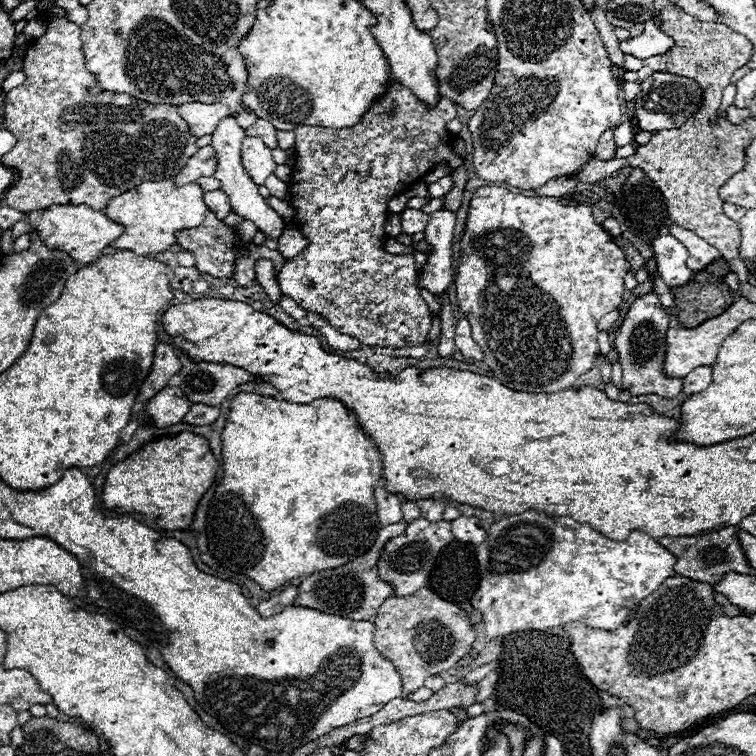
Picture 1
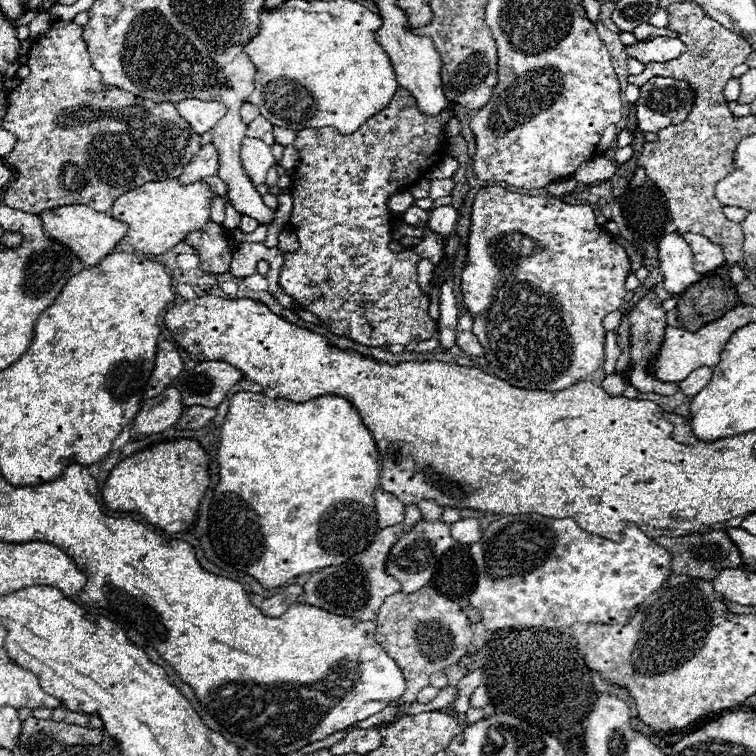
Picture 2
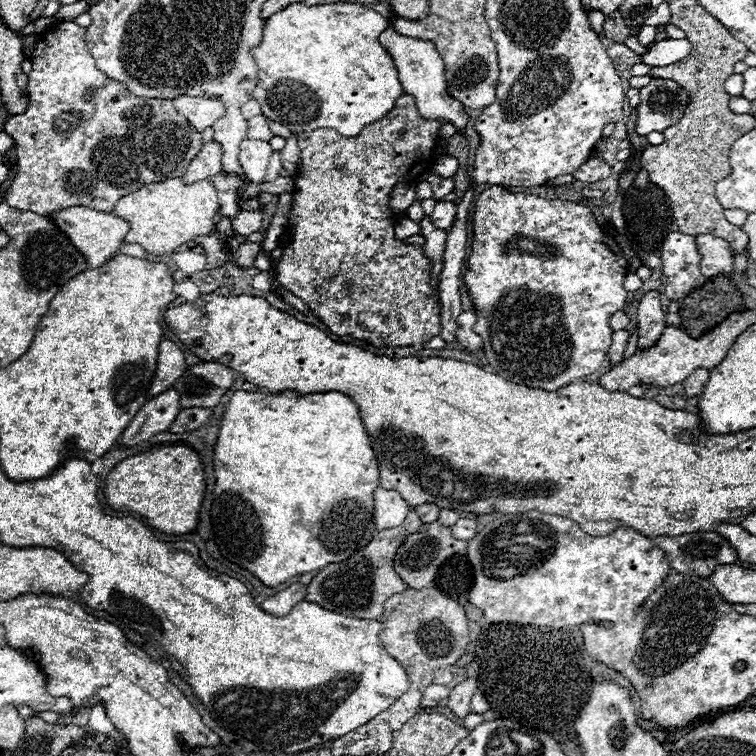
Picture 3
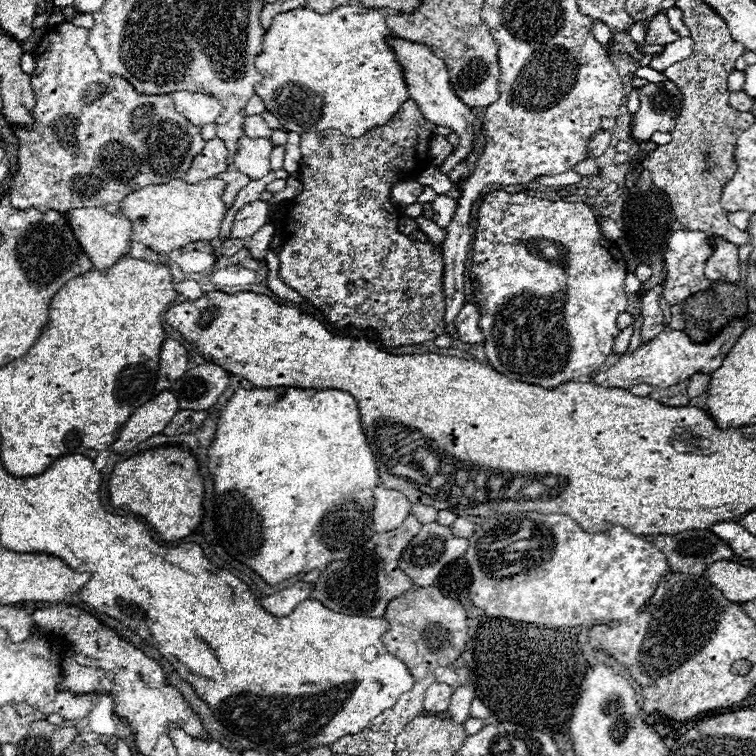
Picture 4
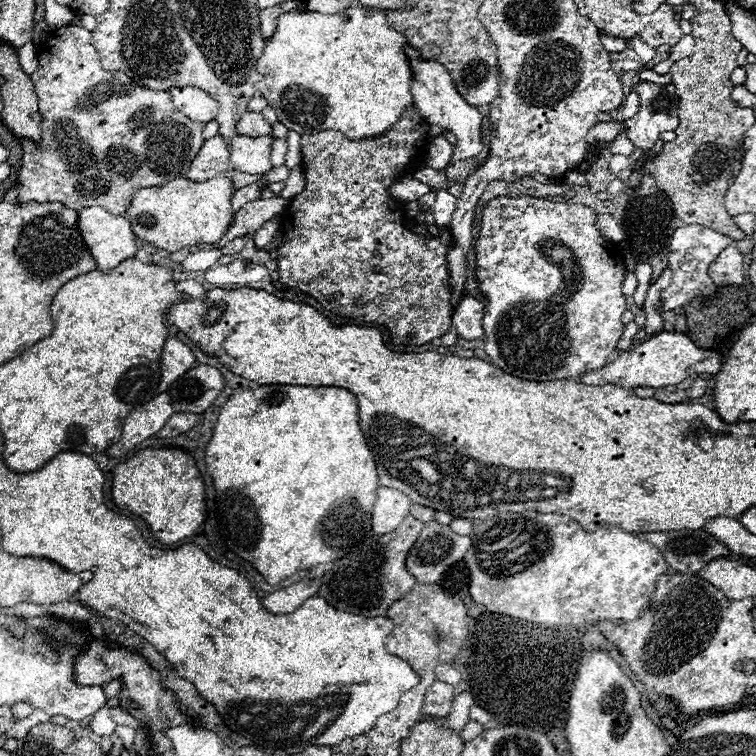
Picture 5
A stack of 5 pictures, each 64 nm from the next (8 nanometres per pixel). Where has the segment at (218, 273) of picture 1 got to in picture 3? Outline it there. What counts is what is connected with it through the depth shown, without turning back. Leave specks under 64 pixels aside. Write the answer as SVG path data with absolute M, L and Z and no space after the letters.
M214 230L208 236L196 236L194 238L196 244L200 244L204 248L204 256L206 256L206 268L208 270L216 270L220 266L224 266L224 262L228 260L228 252L226 252L226 242L220 240L220 232Z

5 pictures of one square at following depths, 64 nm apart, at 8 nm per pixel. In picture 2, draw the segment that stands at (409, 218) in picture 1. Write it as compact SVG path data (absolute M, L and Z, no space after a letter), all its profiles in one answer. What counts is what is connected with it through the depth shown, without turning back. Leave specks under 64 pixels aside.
M410 206L404 214L402 214L402 220L404 224L412 226L412 228L424 228L426 222L428 222L428 212L418 208L418 206Z

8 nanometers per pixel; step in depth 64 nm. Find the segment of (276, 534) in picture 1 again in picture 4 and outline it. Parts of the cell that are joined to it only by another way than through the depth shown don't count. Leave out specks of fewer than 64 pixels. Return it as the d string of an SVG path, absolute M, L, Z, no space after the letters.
M238 388L234 396L228 400L224 410L220 412L218 418L218 428L216 436L208 448L208 466L214 478L214 524L216 524L216 534L222 542L222 548L236 558L238 562L246 564L252 568L266 584L274 586L284 580L288 580L294 574L306 574L314 568L324 568L334 560L344 560L350 556L354 550L364 546L372 536L372 506L374 506L374 488L378 486L378 468L376 468L376 458L368 446L368 440L364 436L362 424L360 424L360 412L356 400L342 392L342 390L298 390L298 388L264 388L264 390L244 390Z

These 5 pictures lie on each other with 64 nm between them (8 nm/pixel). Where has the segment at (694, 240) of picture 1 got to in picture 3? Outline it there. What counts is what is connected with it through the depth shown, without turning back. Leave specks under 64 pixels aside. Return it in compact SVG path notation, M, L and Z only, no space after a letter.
M700 234L700 236L696 236L696 246L702 256L702 260L700 260L702 276L706 276L706 278L716 276L716 274L726 274L730 278L734 276L734 272L732 272L734 256L732 256L730 244L726 244L726 240L708 236L708 234Z

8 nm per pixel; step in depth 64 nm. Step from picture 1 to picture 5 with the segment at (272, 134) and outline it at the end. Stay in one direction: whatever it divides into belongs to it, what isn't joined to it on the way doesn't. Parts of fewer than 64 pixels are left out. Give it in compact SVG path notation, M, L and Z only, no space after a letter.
M244 112L236 130L238 134L244 134L244 136L270 136L272 134L272 126L264 120L260 112Z

